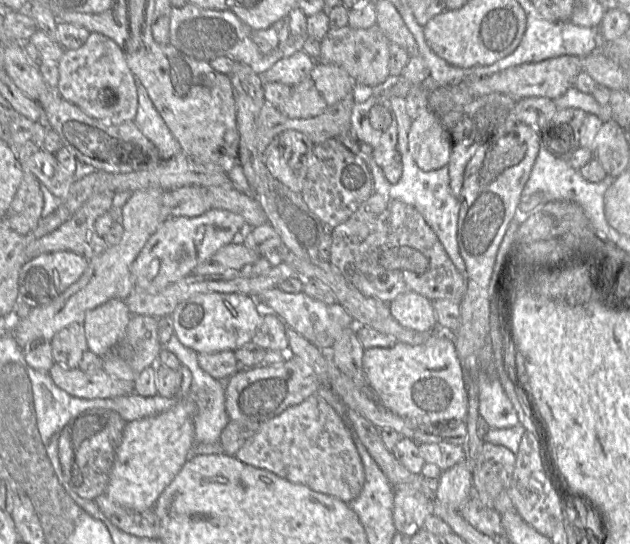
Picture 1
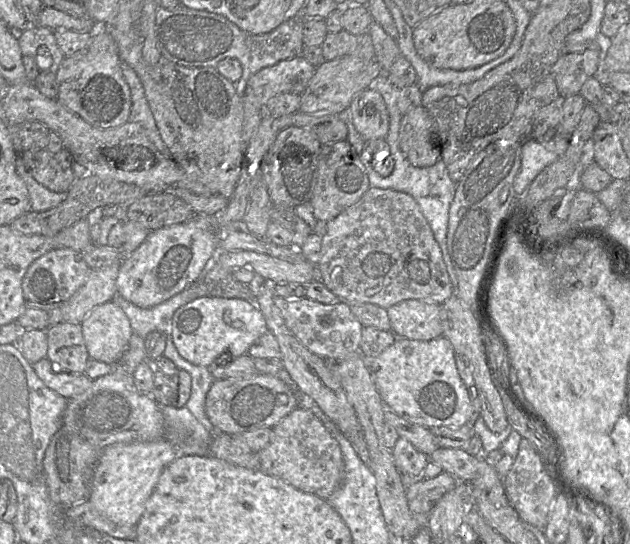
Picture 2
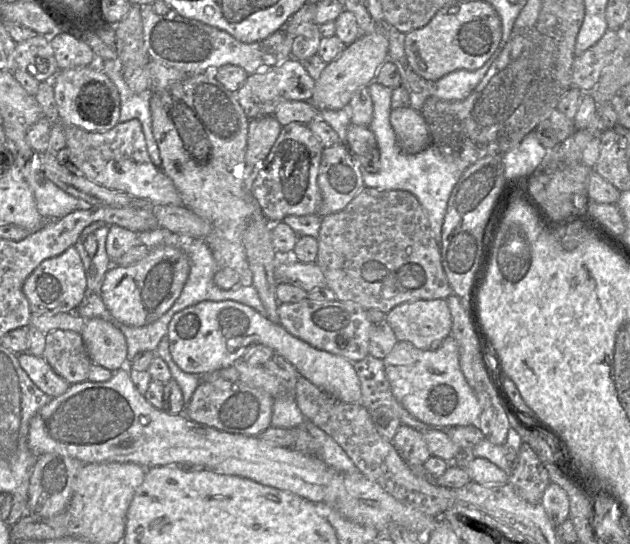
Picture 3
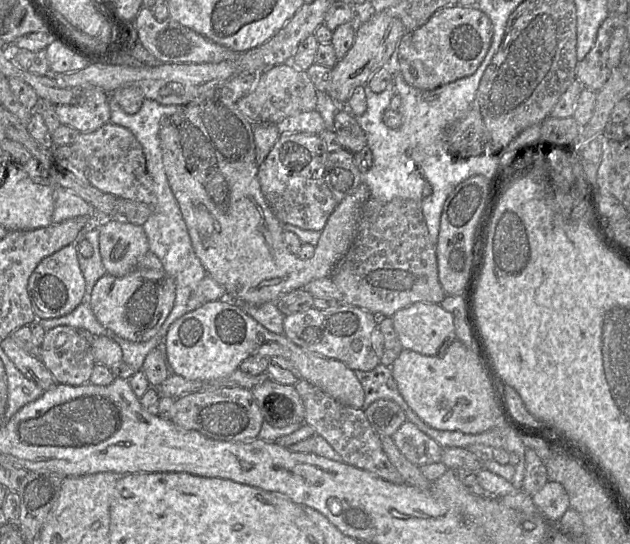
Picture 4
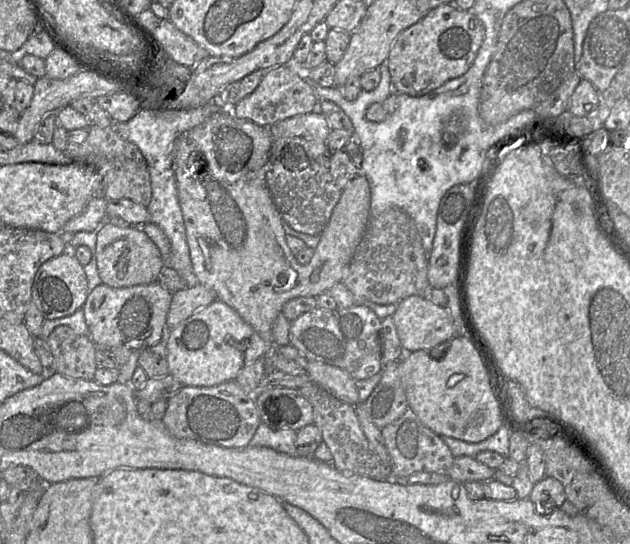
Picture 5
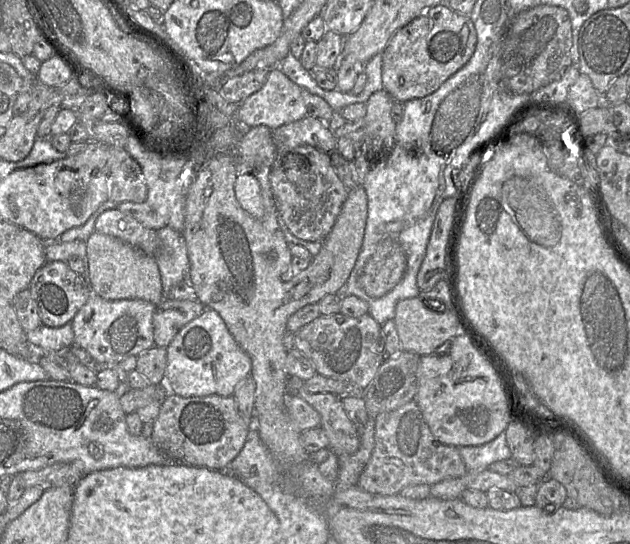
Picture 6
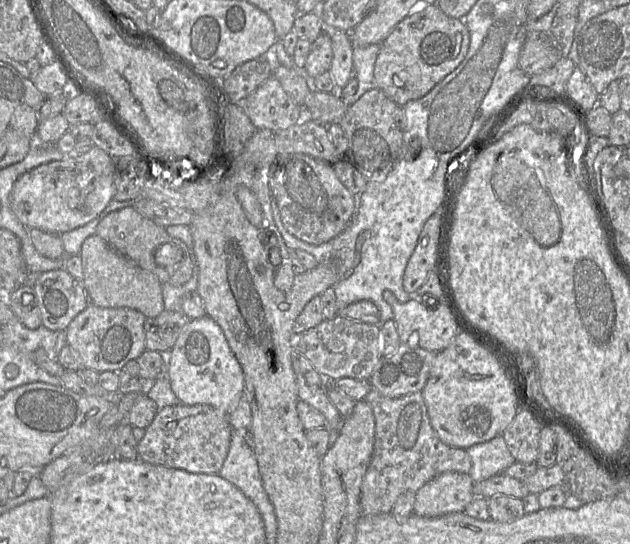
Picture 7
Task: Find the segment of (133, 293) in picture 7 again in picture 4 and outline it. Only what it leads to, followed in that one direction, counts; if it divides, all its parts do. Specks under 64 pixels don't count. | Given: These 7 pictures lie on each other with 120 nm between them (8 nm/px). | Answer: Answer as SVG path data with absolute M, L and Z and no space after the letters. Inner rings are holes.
M110 220L99 228L99 248L106 273L122 277L137 268L138 262L149 251L146 234L140 225L125 220Z

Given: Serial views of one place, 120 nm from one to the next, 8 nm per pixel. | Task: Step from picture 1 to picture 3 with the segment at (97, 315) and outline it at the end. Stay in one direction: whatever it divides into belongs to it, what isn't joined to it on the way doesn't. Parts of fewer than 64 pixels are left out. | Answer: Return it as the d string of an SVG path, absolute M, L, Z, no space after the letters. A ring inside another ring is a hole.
M101 318L88 319L81 334L93 364L112 372L128 365L126 338L112 323Z

